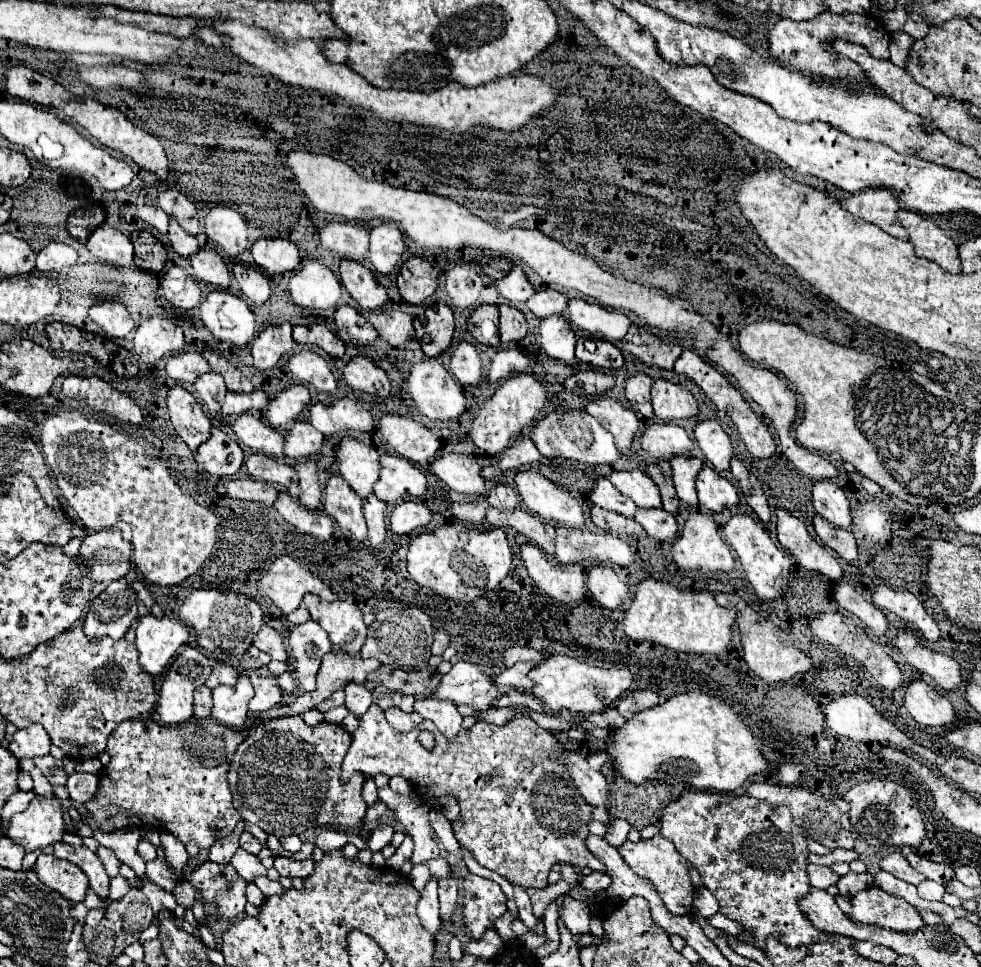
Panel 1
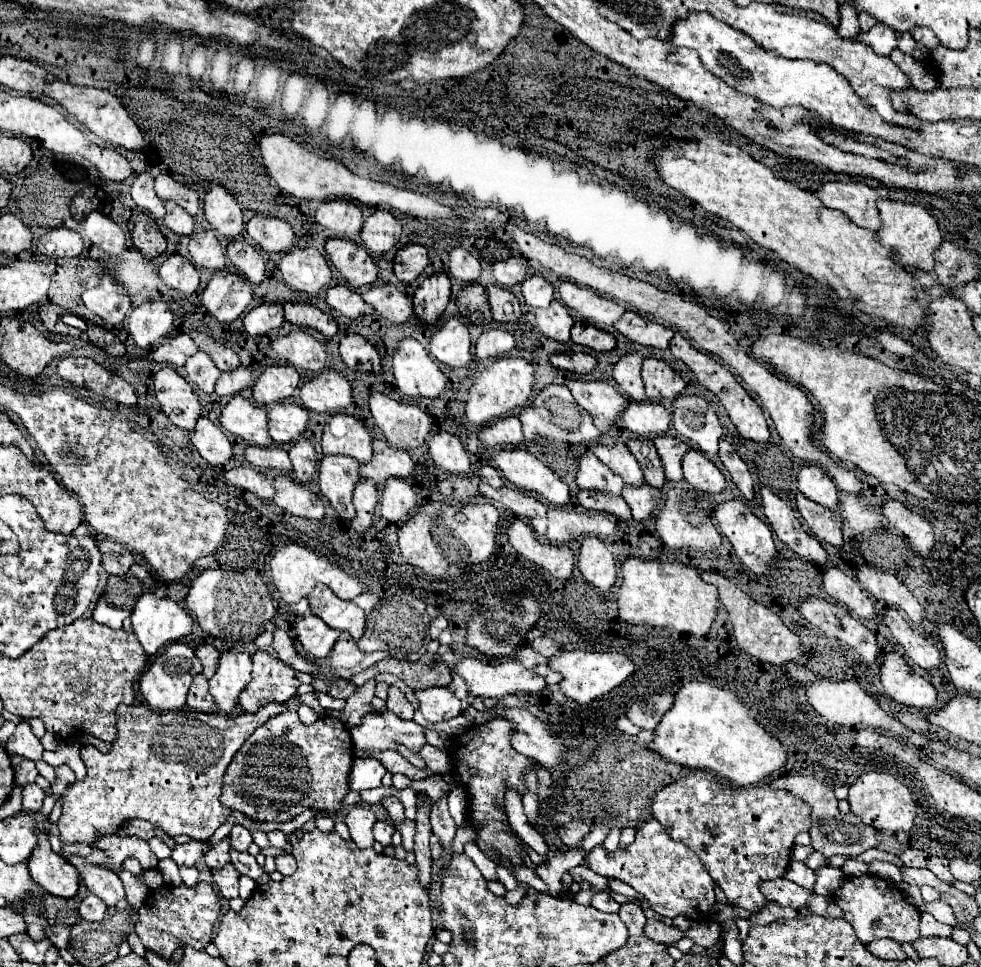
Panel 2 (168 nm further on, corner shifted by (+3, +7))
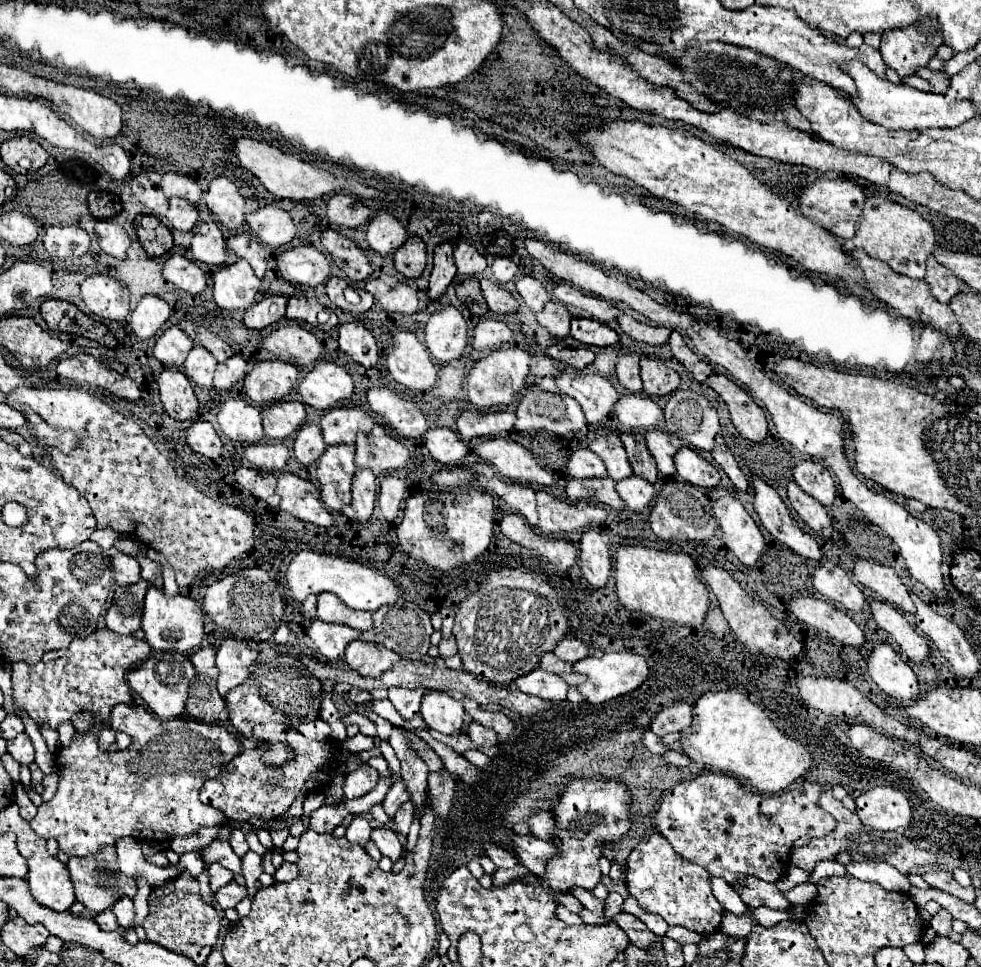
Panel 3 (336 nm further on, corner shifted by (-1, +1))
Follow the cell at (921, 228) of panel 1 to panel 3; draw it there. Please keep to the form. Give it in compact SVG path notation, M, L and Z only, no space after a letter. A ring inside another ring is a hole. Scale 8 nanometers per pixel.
M873 194L865 200L857 232L853 236L853 244L857 248L863 248L871 258L889 264L897 274L921 280L925 276L925 260L931 256L935 248L935 232L931 224L923 220L915 210L891 202L887 196Z

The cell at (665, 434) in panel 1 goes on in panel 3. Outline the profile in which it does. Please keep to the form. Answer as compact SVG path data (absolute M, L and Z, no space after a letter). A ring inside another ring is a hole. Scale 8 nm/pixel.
M625 394L613 406L615 416L627 430L655 430L663 422L663 408L649 396Z

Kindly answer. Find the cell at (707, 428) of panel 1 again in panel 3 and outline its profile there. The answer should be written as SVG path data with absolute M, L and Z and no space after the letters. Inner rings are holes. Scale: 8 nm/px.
M677 390L669 396L667 404L663 406L663 414L665 414L665 430L669 434L675 434L679 440L687 442L697 450L705 452L713 450L713 440L719 434L719 416L717 410L705 400L705 396L693 390Z

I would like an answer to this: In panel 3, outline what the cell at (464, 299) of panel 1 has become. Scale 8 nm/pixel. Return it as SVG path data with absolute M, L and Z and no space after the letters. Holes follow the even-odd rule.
M467 242L457 244L453 258L455 258L457 274L461 274L461 276L465 276L465 278L477 276L477 274L481 274L481 272L487 268L485 258L483 258L471 244L467 244Z

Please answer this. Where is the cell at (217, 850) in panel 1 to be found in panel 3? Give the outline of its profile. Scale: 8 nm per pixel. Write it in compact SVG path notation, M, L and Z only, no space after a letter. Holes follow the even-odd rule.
M217 864L209 866L209 886L211 886L211 892L213 892L213 894L215 894L221 886L229 884L231 880L233 880L233 874L231 874L229 870L225 870L223 866L217 866Z

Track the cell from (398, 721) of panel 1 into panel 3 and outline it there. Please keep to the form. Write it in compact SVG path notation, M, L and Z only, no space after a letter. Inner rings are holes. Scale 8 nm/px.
M389 688L389 700L393 702L393 706L397 708L397 712L399 712L405 720L411 720L415 714L419 714L421 698L423 698L425 692L427 692L425 688L415 688L415 690Z

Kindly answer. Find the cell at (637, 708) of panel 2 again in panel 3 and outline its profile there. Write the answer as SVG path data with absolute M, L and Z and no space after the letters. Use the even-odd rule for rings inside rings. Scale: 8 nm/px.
M679 702L675 706L661 710L651 724L651 732L655 732L657 736L665 736L669 732L689 730L691 728L691 710L693 710L693 706L687 702Z

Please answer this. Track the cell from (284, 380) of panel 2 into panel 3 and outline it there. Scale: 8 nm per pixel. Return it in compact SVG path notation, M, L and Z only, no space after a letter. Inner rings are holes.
M265 360L255 364L245 376L243 390L255 404L265 406L285 398L293 390L297 378L299 372L295 366L283 360Z

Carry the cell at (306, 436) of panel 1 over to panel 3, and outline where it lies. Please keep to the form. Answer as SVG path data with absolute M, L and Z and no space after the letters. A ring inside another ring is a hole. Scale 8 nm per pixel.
M297 400L275 402L261 410L261 418L265 436L273 440L285 440L287 436L295 434L305 422L305 406Z

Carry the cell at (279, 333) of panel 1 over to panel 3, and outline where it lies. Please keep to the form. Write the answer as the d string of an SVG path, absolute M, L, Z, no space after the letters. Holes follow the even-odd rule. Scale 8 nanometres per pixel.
M277 294L267 296L261 302L247 308L245 326L251 330L263 330L285 316L285 306L287 306L285 296L277 296Z

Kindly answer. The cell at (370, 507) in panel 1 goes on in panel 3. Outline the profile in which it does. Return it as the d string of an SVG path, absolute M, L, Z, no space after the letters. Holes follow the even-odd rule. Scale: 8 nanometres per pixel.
M359 468L353 474L353 484L351 484L351 504L345 506L341 512L349 520L365 522L373 514L375 506L375 496L377 496L377 478L371 470Z

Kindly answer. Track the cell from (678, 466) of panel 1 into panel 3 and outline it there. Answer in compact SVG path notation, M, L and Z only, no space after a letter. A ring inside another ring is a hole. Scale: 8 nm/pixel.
M649 430L645 432L645 440L647 440L647 448L653 454L655 462L657 462L657 470L661 476L675 476L675 466L673 466L673 454L681 448L681 440L673 434L667 432L659 432L659 430Z

